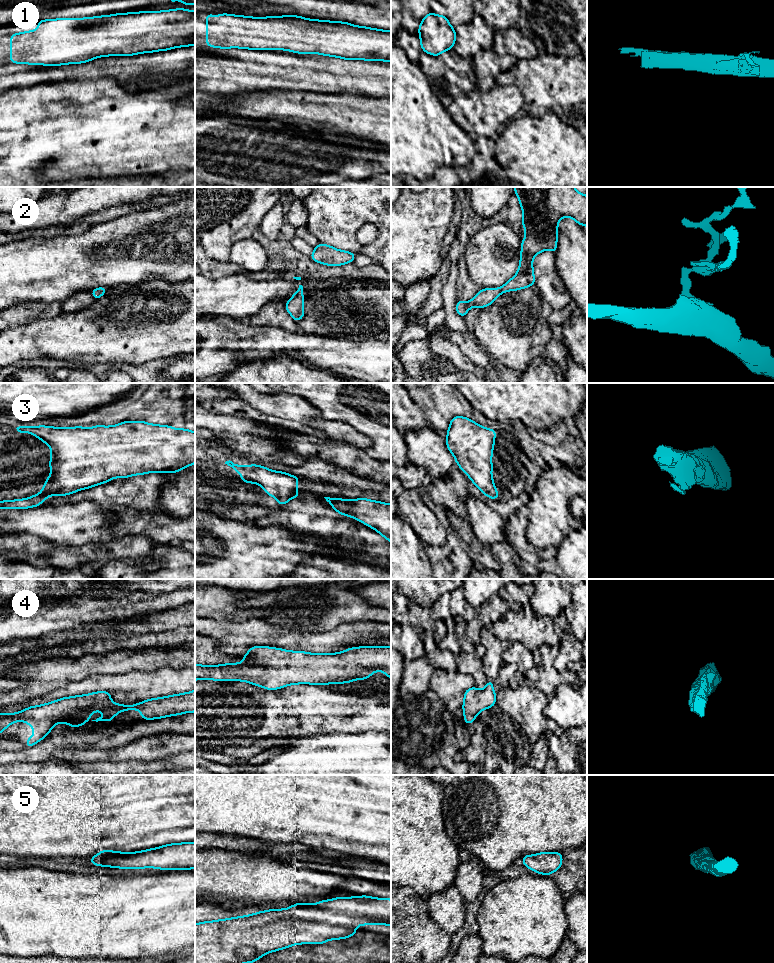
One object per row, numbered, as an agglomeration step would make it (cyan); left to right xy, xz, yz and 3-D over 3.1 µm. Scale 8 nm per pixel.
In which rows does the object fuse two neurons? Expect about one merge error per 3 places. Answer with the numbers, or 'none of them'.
none of them

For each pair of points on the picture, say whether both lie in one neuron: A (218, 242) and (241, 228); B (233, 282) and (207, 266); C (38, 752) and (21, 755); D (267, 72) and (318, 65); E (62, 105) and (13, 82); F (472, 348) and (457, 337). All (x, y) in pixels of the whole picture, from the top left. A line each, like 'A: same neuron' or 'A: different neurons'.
A: same neuron
B: different neurons
C: same neuron
D: same neuron
E: different neurons
F: same neuron

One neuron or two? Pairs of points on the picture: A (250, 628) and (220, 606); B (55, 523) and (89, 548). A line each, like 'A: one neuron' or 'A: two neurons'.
A: two neurons
B: two neurons

